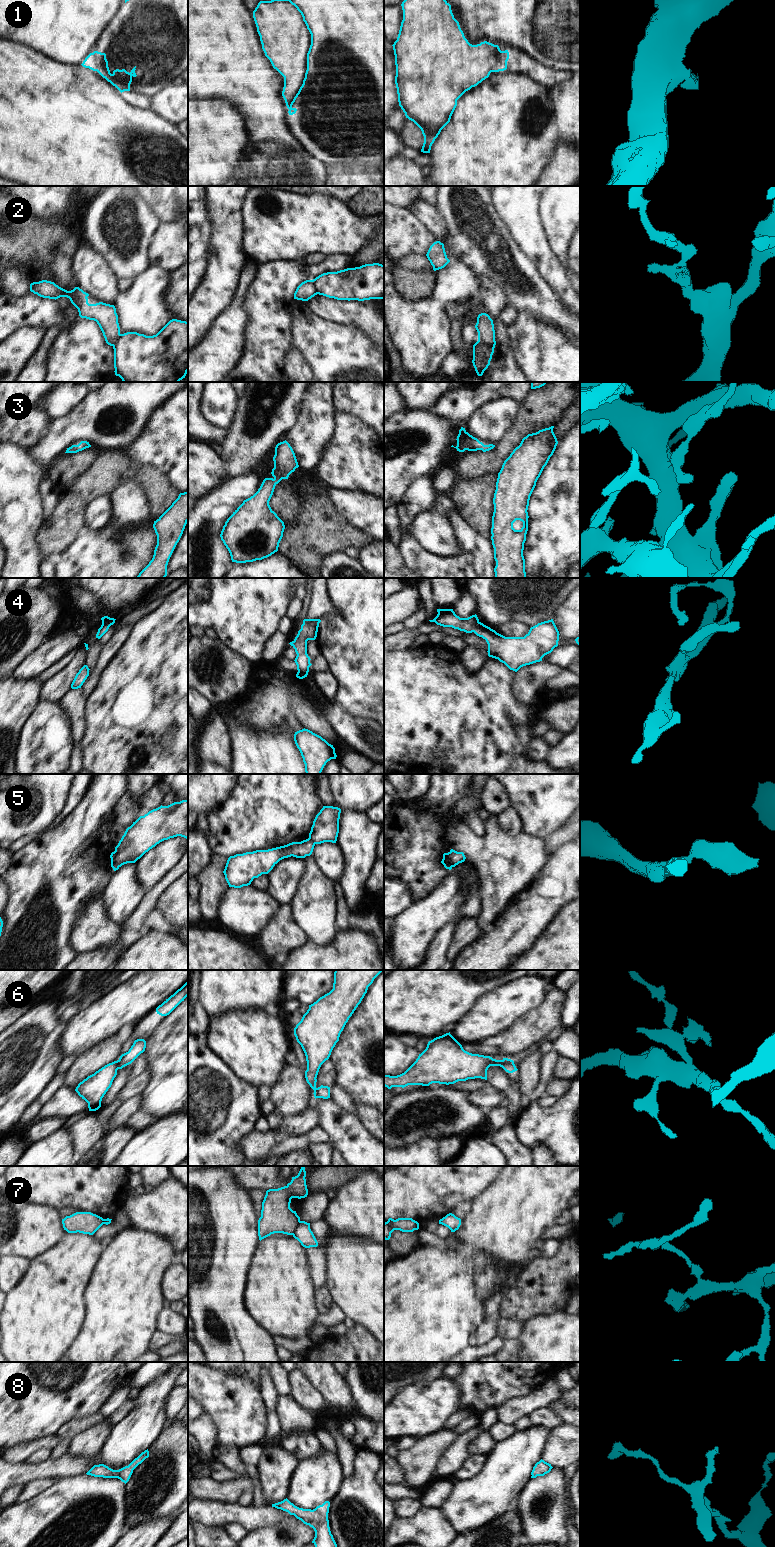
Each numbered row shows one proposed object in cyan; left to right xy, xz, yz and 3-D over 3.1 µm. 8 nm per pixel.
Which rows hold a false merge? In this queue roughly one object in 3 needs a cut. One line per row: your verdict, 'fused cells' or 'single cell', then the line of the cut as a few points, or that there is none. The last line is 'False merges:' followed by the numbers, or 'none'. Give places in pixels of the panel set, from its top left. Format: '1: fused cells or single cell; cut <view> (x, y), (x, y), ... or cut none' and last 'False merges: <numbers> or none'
1: fused cells; cut xy (93, 52), (96, 58), (96, 70)
2: fused cells; cut yz (478, 337), (493, 349)
3: single cell; cut none
4: single cell; cut none
5: fused cells; cut yz (448, 852), (452, 866)
6: fused cells; cut xy (117, 1060), (118, 1068)
7: fused cells; cut xz (300, 1221), (292, 1234)
8: single cell; cut none
False merges: 1, 2, 5, 6, 7

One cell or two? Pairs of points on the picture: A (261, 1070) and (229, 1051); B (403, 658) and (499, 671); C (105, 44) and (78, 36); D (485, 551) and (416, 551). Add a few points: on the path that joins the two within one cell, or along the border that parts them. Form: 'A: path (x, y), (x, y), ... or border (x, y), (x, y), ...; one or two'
A: path (253, 1062), (242, 1051), (237, 1051); one
B: path (427, 682), (430, 685), (475, 685); one
C: border (110, 21), (92, 52); two
D: path (468, 563), (433, 563); one

